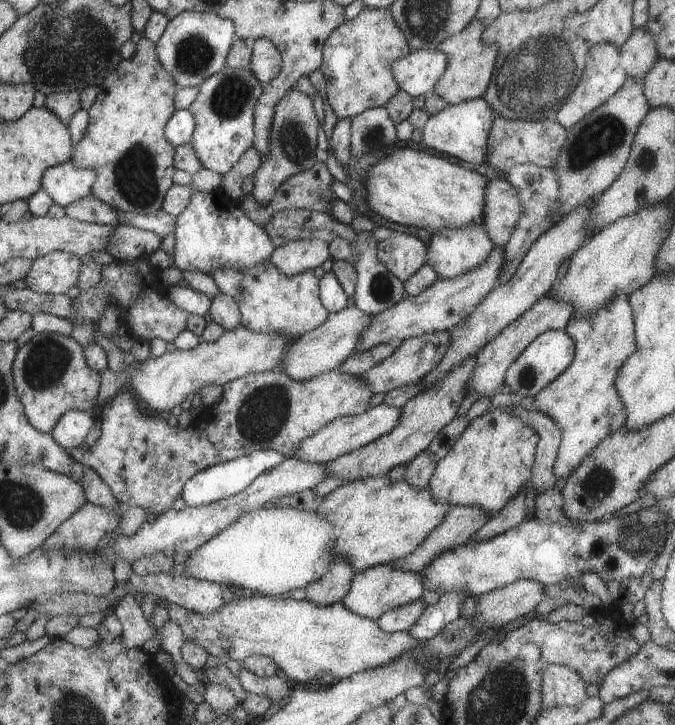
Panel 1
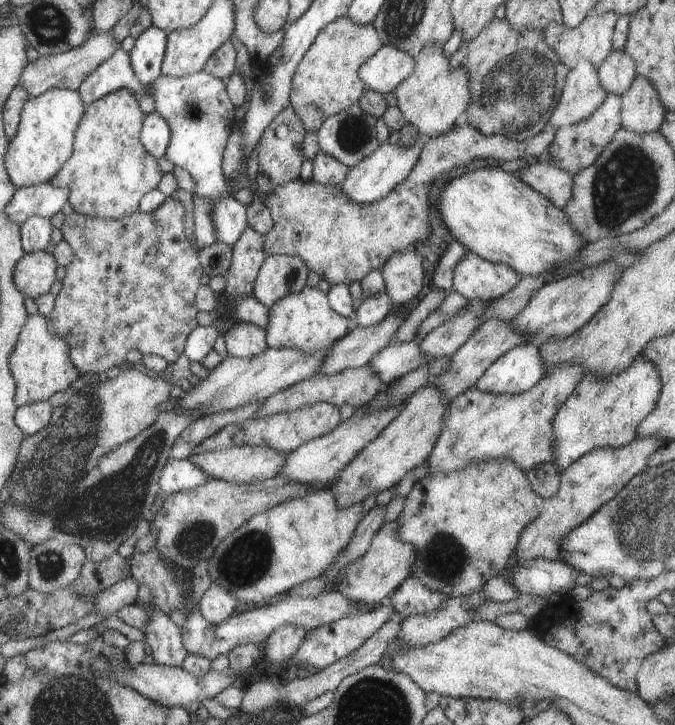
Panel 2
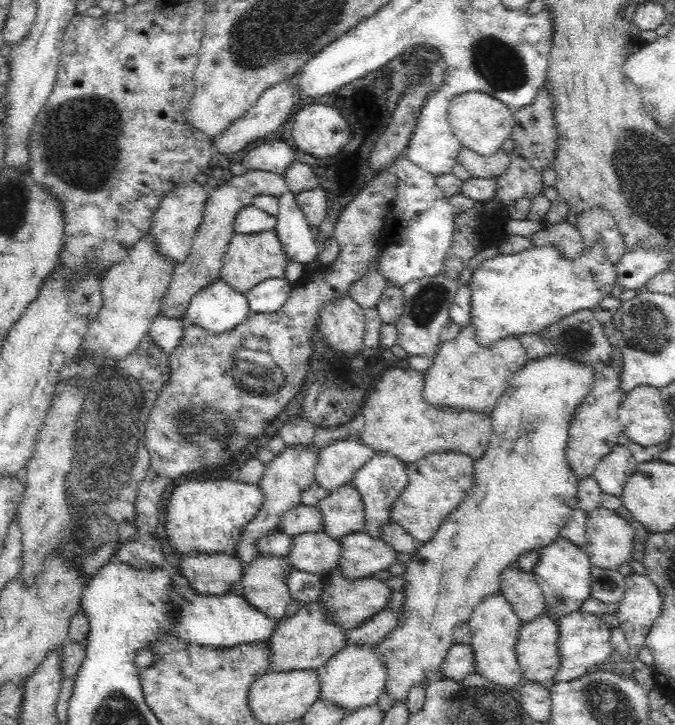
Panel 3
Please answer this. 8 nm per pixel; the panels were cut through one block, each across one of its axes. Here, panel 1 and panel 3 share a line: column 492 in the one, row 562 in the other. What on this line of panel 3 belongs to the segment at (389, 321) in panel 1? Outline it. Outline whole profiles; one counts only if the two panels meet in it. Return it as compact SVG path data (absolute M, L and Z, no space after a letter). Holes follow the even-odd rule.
M287 557L255 558L244 567L240 595L268 618L282 621L293 599L286 583L291 567Z

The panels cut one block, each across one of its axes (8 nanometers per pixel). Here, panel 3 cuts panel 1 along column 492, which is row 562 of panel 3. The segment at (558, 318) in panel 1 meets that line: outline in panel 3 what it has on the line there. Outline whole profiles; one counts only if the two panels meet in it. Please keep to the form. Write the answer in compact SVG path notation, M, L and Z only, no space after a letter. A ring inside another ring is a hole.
M362 531L343 536L338 567L349 581L370 577L396 563L396 551L382 539Z

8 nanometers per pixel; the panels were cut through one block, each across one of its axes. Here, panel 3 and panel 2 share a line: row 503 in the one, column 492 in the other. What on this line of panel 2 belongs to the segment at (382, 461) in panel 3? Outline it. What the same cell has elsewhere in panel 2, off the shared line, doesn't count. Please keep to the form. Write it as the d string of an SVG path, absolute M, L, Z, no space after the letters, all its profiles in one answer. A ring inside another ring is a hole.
M518 344L490 364L474 387L489 394L515 396L529 390L543 376L539 347Z

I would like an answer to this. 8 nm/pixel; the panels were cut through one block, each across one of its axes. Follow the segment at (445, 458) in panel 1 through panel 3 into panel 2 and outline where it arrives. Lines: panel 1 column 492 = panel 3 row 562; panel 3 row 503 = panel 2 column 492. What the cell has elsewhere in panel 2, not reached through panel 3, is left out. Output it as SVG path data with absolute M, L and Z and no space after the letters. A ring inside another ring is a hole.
M487 460L483 464L469 464L463 470L427 474L416 480L405 497L399 514L397 540L415 548L415 562L411 576L425 588L443 593L446 597L467 596L477 592L495 574L501 574L507 558L511 556L517 538L521 538L525 524L531 523L543 512L545 500L534 492L525 472L507 460Z

